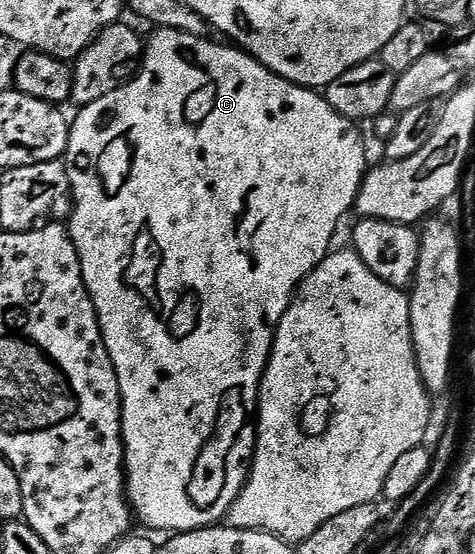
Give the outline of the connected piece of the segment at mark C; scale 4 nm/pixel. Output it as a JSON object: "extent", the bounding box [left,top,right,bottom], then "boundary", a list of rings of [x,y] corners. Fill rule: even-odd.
{"extent":[63,29,367,533],"boundary":[[[157,29],[152,33],[154,35],[150,39],[144,40],[139,70],[133,78],[129,82],[121,84],[120,87],[116,87],[111,93],[99,97],[99,101],[89,103],[76,112],[77,120],[74,118],[69,128],[69,147],[65,151],[63,162],[73,186],[73,214],[67,223],[69,235],[77,250],[85,288],[95,305],[97,316],[101,322],[101,332],[103,341],[107,345],[107,353],[111,357],[111,361],[115,365],[115,373],[119,377],[121,438],[125,440],[125,490],[129,497],[129,505],[133,509],[134,516],[140,522],[142,519],[150,527],[150,529],[148,528],[150,532],[180,533],[220,524],[228,516],[231,505],[239,497],[243,485],[249,479],[249,470],[253,467],[253,453],[257,449],[257,429],[254,423],[261,401],[261,378],[271,357],[273,339],[277,336],[277,327],[280,326],[287,309],[293,303],[293,297],[297,294],[297,288],[300,287],[302,281],[329,256],[329,252],[334,246],[333,234],[336,233],[341,218],[348,211],[354,210],[357,195],[361,192],[361,182],[365,179],[367,162],[365,163],[365,143],[361,140],[360,129],[357,128],[360,126],[354,120],[343,117],[335,109],[331,109],[324,94],[318,93],[314,88],[301,87],[297,83],[279,77],[274,71],[264,67],[255,56],[228,42],[216,43],[213,37],[200,39],[191,33],[183,33],[179,29]]]}

